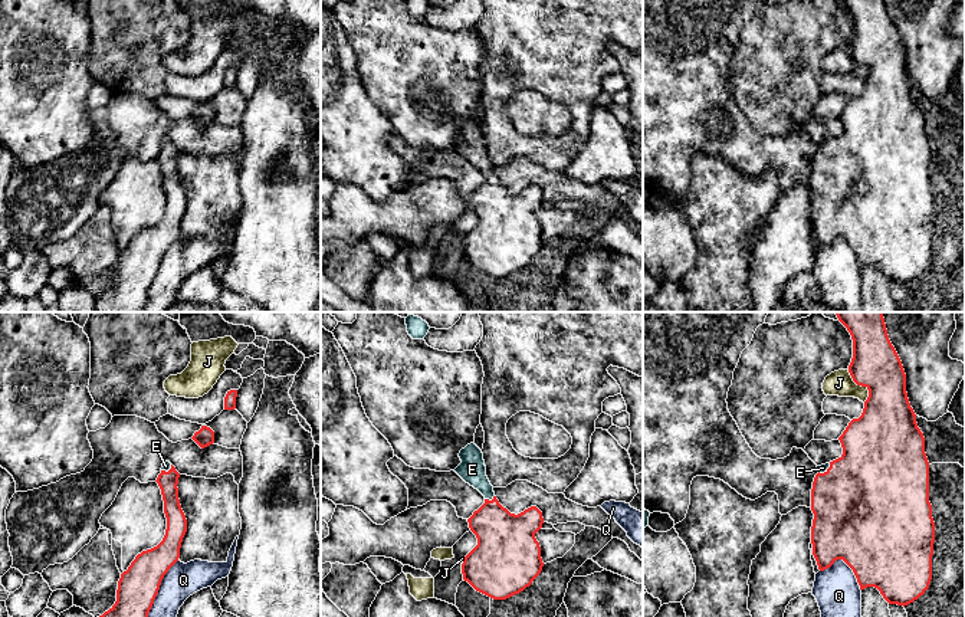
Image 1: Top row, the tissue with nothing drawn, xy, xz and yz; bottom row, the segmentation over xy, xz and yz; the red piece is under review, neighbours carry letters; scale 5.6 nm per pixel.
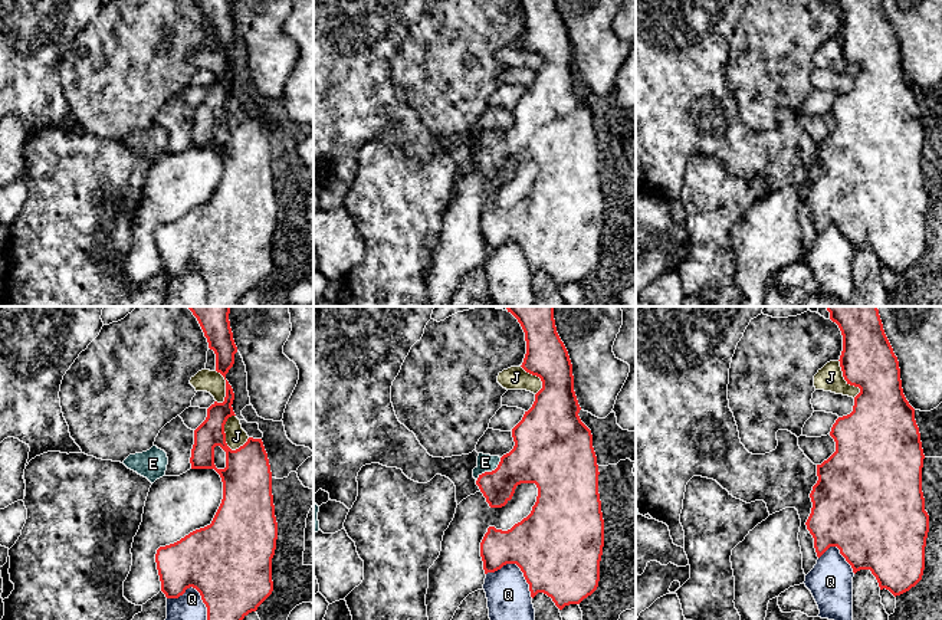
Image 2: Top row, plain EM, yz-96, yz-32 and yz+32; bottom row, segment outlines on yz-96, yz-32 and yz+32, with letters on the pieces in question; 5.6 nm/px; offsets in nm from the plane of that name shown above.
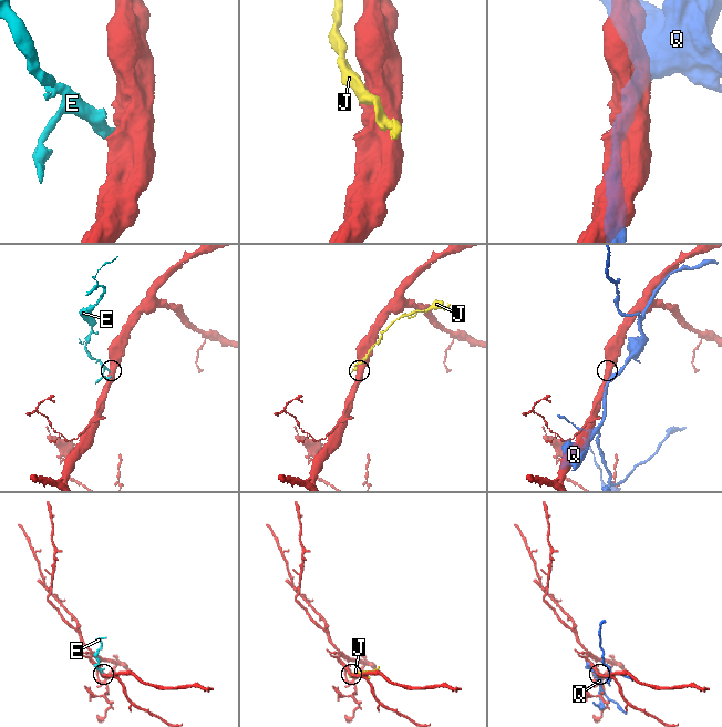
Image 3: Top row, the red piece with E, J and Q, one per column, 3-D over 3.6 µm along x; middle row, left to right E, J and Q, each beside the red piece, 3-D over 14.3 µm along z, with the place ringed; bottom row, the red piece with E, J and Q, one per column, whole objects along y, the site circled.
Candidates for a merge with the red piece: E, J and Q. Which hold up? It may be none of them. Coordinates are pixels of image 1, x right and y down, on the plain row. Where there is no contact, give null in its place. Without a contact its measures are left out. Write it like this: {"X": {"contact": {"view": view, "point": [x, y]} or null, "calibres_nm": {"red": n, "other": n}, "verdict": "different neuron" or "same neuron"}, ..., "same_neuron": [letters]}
{"E": {"contact": {"view": "xz", "point": [488, 177]}, "calibres_nm": {"red": 300, "other": 150}, "verdict": "same neuron"}, "J": {"contact": {"view": "yz", "point": [862, 64]}, "calibres_nm": {"red": 300, "other": 140}, "verdict": "different neuron"}, "Q": {"contact": {"view": "xy", "point": [156, 273]}, "calibres_nm": {"red": 220, "other": 190}, "verdict": "different neuron"}, "same_neuron": ["E"]}

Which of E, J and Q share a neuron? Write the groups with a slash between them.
E / J / Q

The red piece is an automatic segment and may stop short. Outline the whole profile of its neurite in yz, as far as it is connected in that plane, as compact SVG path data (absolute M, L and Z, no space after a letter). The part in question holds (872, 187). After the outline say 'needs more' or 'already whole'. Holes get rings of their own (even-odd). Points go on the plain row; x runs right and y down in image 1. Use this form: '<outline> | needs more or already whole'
M841 0L853 17L853 36L849 50L857 63L869 68L863 91L853 96L838 115L843 132L817 144L811 167L813 233L818 247L830 246L843 237L854 250L860 268L874 265L889 282L907 283L929 266L932 257L932 233L935 200L929 180L929 140L925 131L925 115L916 101L906 70L906 52L892 23L884 0Z | needs more

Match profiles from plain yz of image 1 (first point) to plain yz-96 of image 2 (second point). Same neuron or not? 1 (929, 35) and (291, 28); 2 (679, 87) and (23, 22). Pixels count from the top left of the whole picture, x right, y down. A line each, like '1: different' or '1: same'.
1: different
2: same

